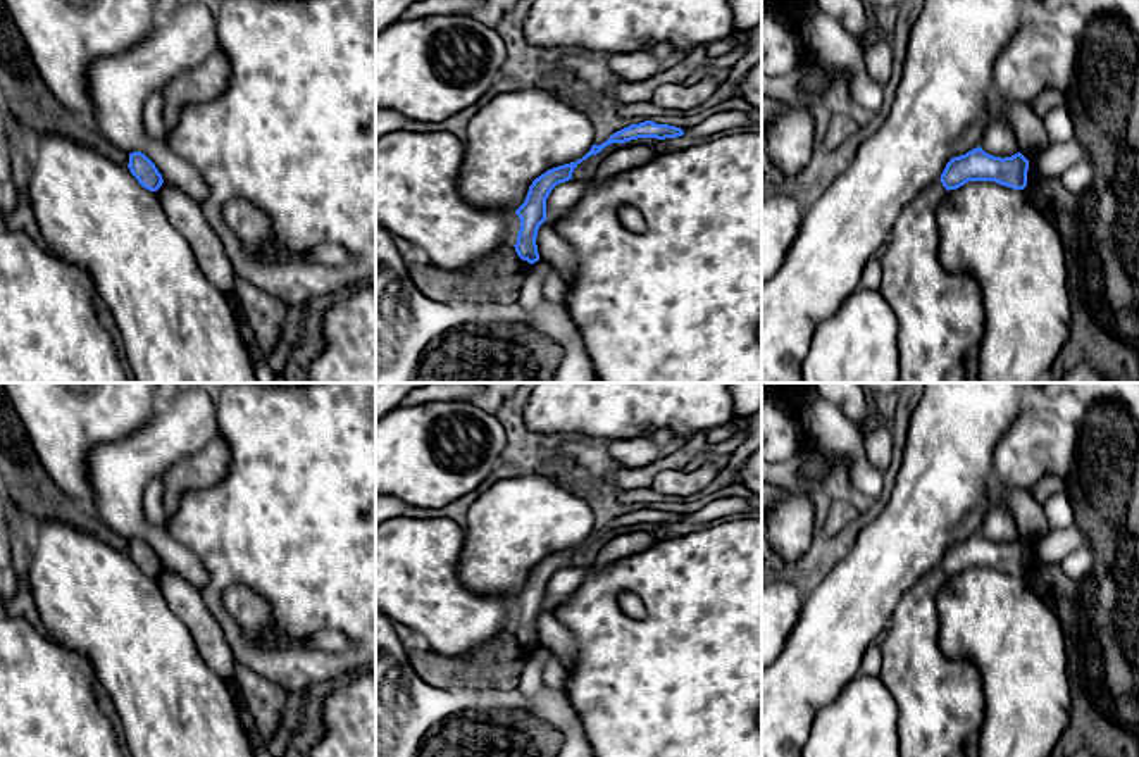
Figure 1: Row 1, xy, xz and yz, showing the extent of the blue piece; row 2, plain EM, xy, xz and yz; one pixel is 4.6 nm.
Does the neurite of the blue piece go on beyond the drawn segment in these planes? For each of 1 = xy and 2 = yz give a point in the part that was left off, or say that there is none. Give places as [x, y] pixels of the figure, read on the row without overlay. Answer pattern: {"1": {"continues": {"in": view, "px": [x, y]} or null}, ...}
{"1": {"continues": null}, "2": {"continues": null}}

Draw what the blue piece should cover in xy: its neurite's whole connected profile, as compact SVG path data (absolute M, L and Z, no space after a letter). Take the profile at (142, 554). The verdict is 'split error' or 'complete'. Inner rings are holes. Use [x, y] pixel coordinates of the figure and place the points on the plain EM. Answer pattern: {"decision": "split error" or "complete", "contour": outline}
{"decision": "complete", "contour": "M141 538L129 540L128 554L138 569L150 578L157 578L164 569L155 550Z"}

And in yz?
{"decision": "complete", "contour": "M977 533L965 541L953 543L939 567L948 578L968 567L994 567L1013 576L1024 576L1027 572L1027 557L1029 547L1020 538L1001 545Z"}

